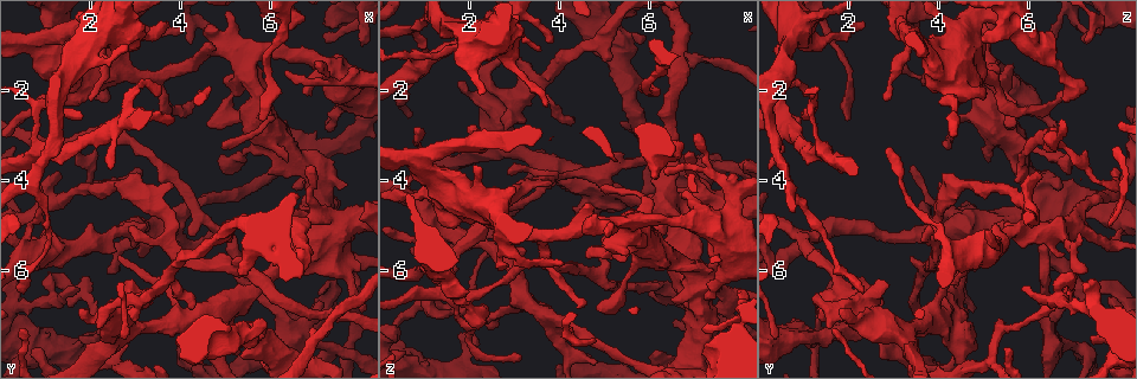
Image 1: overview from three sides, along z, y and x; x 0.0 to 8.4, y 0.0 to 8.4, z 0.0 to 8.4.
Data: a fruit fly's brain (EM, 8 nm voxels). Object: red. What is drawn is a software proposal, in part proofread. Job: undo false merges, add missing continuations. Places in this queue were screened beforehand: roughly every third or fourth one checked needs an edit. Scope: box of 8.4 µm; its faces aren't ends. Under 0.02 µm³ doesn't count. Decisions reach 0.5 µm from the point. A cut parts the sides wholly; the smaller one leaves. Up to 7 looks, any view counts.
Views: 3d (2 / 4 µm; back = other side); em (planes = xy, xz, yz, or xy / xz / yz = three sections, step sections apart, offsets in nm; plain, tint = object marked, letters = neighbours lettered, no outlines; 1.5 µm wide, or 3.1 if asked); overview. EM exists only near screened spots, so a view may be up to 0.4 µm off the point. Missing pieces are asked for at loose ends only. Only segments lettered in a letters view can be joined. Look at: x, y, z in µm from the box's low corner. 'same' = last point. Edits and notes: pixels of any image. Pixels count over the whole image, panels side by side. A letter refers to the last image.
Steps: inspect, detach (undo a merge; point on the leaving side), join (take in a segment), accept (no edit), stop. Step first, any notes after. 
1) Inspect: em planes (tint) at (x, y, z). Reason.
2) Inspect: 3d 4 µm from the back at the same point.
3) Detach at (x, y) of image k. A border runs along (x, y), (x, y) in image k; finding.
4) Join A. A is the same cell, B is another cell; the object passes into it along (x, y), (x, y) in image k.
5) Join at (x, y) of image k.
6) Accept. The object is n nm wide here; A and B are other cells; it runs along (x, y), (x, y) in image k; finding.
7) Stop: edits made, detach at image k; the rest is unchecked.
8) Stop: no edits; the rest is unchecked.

Inspect: em planes (tint) at (3.75, 4.15, 4.05). Free end.

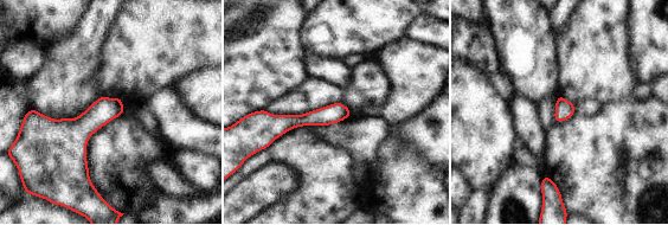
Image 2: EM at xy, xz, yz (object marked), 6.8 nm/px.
Inspect: em planes (letters) at the same point. What lies round it.

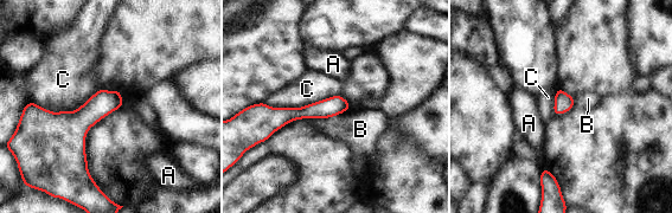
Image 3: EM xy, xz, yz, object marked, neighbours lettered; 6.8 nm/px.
Accept. A, B and C are other cells; a border runs along (339, 94), (300, 107), (263, 102) in image 3; no lettered segment goes on from it.

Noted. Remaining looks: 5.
Inspect: 3d 4 µm at (4.25, 6.85, 2.70). Branch stops here.

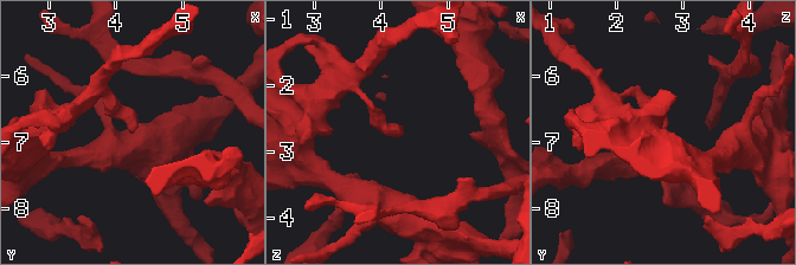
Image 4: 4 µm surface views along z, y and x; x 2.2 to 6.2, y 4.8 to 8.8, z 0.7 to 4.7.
Inspect: em xy step 4 (tint) at (4.15, 6.85, 2.70).

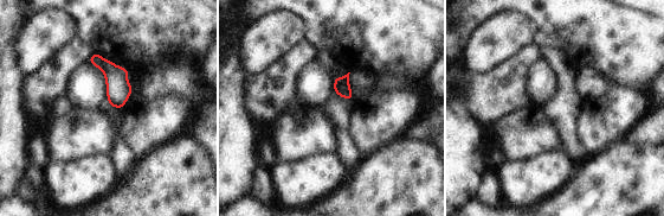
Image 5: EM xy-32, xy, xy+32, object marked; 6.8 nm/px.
Inspect: em planes (letters) at the same point. Another direction.

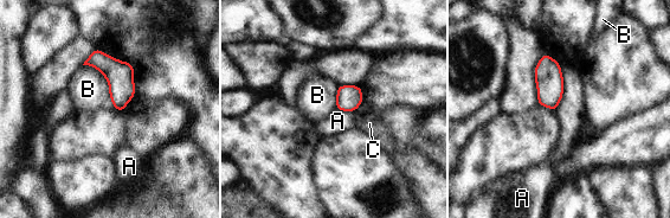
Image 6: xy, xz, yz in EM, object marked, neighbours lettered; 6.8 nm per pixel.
Accept. A, B and C are other cells; none of them fits.

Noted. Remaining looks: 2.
Stop: no edits; the rest is unchecked.

